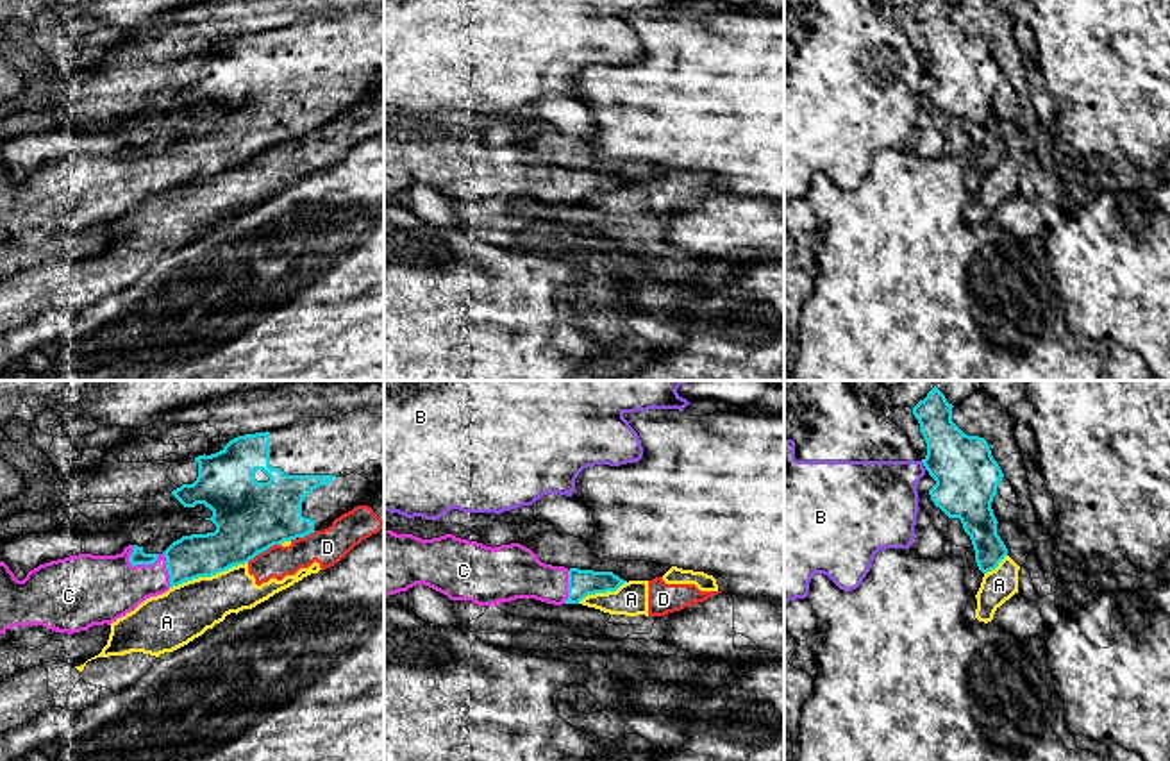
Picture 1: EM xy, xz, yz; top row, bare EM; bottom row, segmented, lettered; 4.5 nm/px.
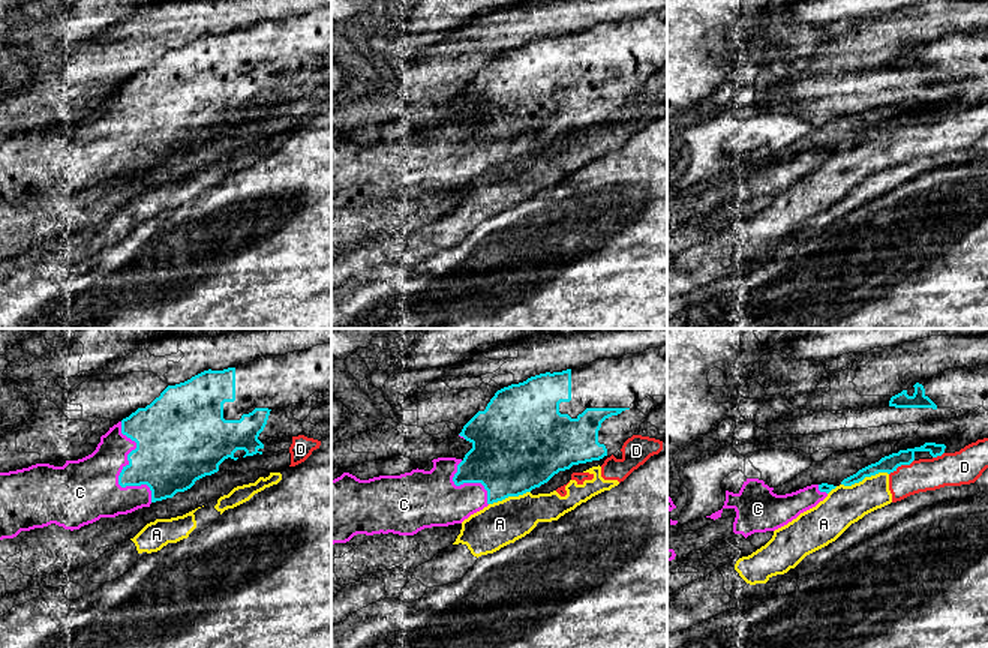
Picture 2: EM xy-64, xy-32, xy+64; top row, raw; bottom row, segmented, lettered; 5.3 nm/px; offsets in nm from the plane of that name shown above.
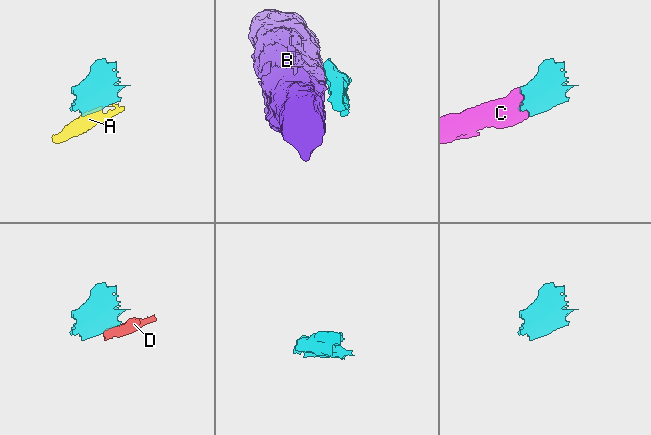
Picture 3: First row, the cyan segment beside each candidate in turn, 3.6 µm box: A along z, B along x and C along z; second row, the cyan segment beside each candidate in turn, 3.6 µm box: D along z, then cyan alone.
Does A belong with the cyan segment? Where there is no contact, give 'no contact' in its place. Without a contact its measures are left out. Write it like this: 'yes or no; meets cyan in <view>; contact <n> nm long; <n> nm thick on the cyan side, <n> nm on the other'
no; meets cyan in xy; contact 380 nm long; 240 nm thick on the cyan side, 260 nm on the other

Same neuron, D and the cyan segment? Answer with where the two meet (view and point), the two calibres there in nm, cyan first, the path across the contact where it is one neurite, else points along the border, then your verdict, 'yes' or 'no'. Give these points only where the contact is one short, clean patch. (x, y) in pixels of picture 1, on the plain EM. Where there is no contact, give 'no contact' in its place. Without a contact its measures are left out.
contact xy (263, 150); calibres 320 and 150 nm; border xy (279, 143), (247, 161); no

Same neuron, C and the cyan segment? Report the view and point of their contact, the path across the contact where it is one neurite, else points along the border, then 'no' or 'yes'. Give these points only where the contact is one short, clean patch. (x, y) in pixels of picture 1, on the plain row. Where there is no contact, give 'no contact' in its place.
xy (143, 163) | yes

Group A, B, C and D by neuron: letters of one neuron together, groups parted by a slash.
A D / B / C

